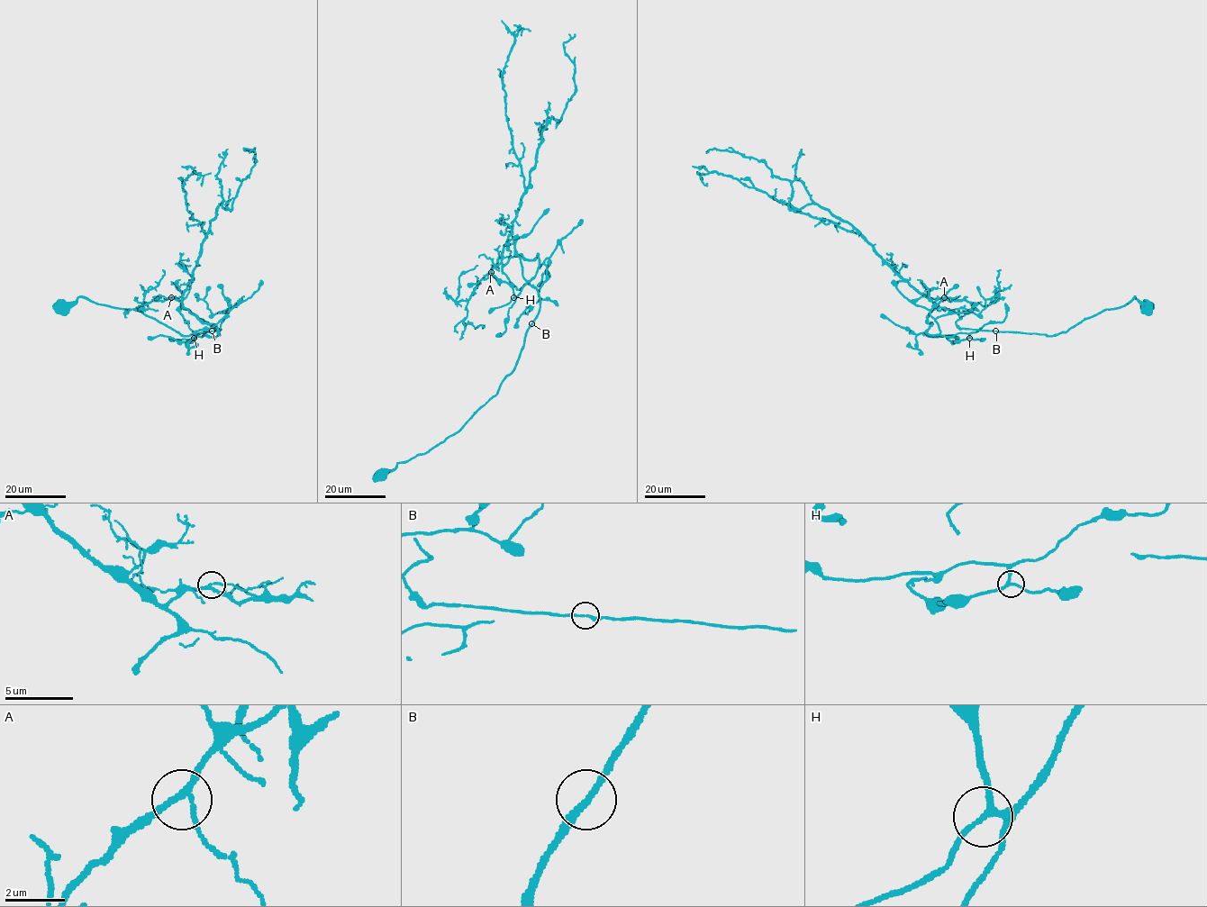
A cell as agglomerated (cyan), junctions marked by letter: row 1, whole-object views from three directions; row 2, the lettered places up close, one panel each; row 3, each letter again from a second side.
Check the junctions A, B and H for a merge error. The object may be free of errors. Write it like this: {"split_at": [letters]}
{"split_at": []}

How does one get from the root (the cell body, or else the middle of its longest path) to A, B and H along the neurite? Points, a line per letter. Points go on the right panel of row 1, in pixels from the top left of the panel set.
A: (1146, 305), (1135, 297), (1046, 336), (960, 329), (956, 321), (962, 318), (935, 303), (944, 297)
B: (1146, 305), (1135, 297), (1126, 304), (1104, 309), (1066, 331), (1050, 336), (996, 331)
H: (1146, 305), (1135, 297), (1050, 336), (960, 329), (962, 318), (942, 307), (928, 314), (928, 333), (969, 338)

